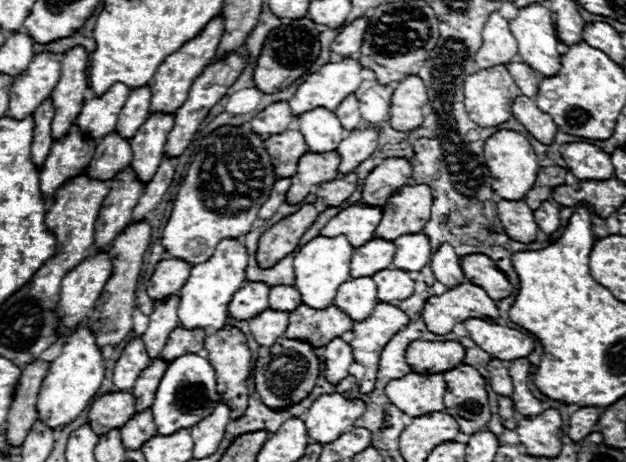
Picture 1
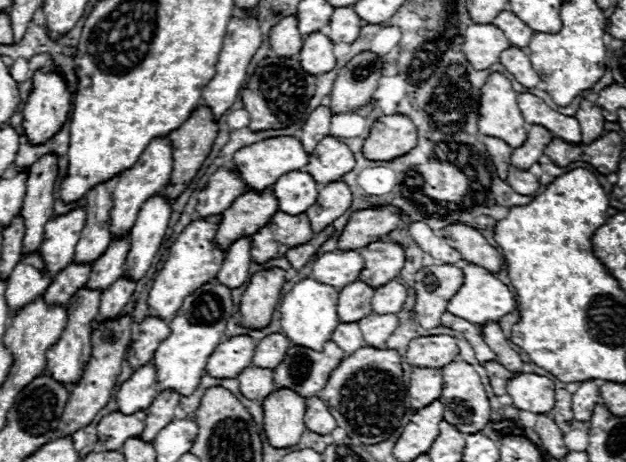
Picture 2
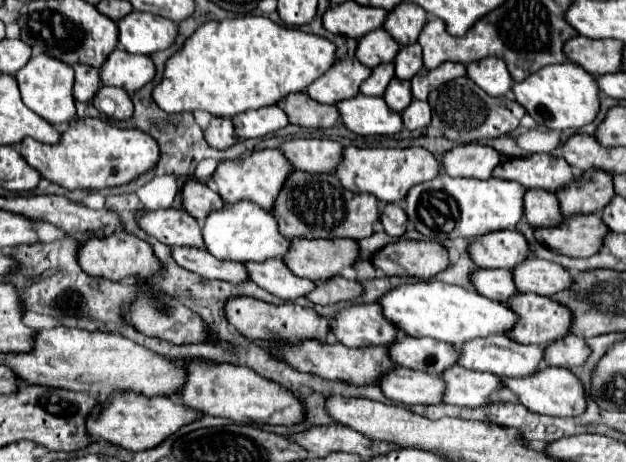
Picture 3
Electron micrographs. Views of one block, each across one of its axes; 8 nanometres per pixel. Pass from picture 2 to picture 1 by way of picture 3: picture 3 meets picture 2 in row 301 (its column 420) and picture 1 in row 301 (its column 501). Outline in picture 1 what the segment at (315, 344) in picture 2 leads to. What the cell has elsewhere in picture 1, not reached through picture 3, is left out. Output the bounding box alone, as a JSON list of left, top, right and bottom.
[294,236,354,310]

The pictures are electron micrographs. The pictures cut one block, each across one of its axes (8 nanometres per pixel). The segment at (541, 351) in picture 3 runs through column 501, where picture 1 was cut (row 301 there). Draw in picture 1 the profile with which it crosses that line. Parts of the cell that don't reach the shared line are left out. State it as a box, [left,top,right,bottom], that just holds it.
[334,276,378,322]

